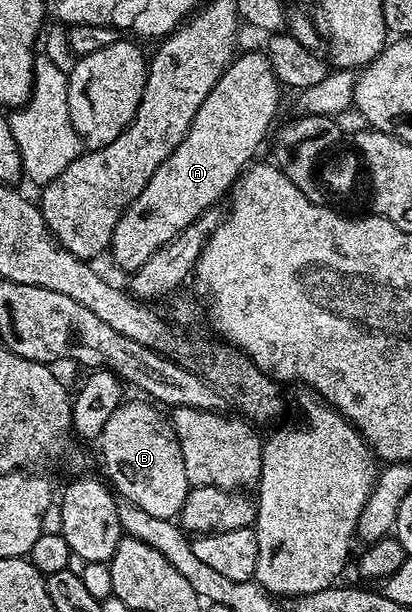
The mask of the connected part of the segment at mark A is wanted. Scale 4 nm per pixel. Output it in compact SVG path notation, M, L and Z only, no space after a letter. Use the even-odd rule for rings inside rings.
M261 50L246 51L235 58L220 77L220 81L216 81L208 97L204 97L204 105L200 105L184 141L180 141L180 145L172 149L172 153L162 162L160 169L152 173L152 181L144 185L140 197L136 197L136 201L132 201L132 205L128 205L128 209L120 217L108 248L109 254L114 254L116 266L123 267L126 273L138 271L140 265L144 265L144 261L148 261L148 257L156 253L156 249L168 245L168 241L172 241L181 231L188 229L188 225L192 225L196 217L200 217L210 207L221 204L227 198L239 175L257 156L254 154L257 153L258 146L265 141L270 126L271 131L275 126L278 91L280 92L279 81L265 53Z

